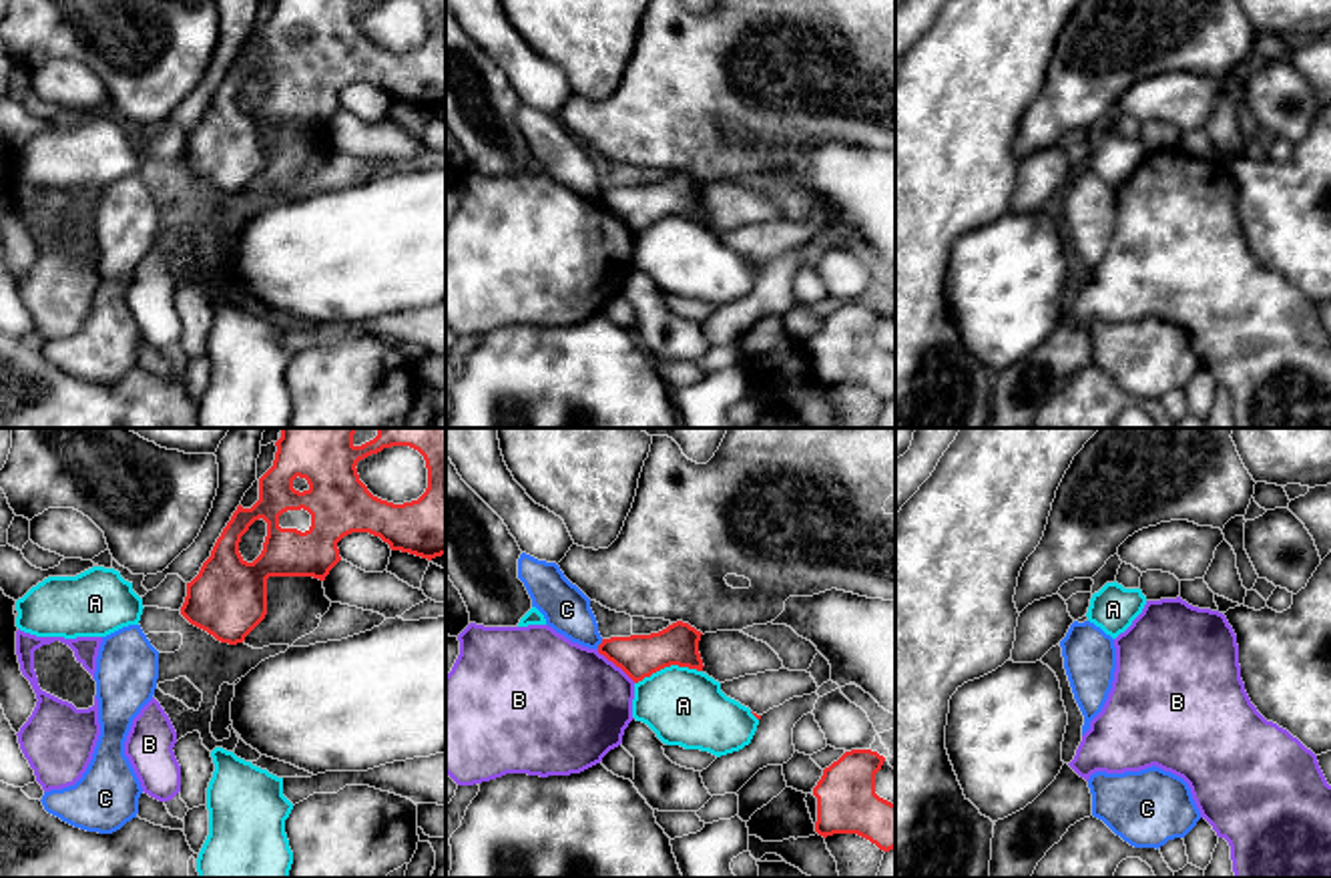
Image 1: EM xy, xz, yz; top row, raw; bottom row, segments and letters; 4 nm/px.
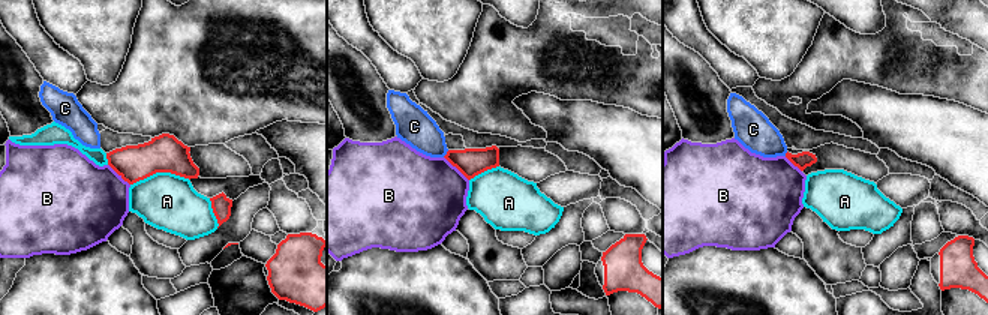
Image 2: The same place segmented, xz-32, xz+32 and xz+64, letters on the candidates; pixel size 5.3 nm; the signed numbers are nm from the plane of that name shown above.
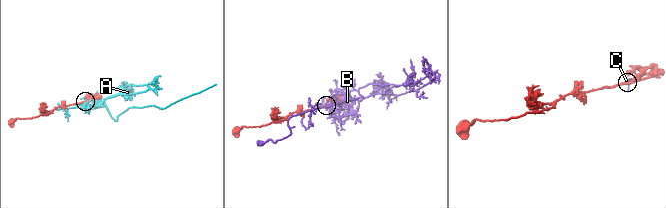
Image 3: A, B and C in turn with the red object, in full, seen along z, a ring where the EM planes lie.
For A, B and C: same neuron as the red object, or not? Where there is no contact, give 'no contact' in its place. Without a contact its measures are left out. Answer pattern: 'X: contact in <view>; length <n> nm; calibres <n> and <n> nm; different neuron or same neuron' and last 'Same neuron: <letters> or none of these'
A: contact in xz; length 280 nm; calibres 180 and 300 nm; different neuron
B: contact in xz; length 200 nm; calibres 180 and 480 nm; different neuron
C: contact in xz; length 50 nm; calibres 180 and 190 nm; different neuron
Same neuron: none of these

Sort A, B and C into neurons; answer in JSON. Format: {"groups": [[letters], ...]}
{"groups": [["A"], ["B"], ["C"]]}

